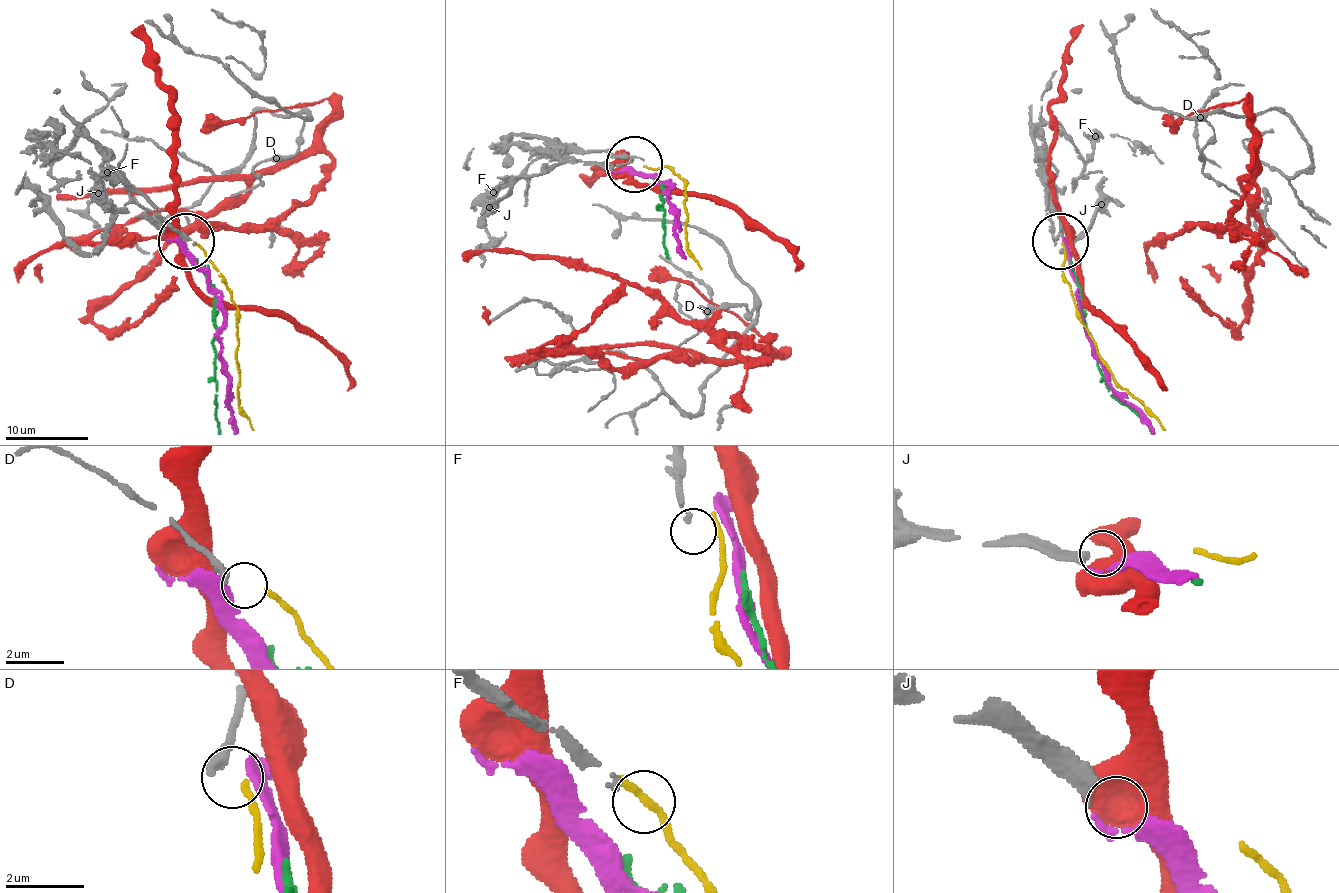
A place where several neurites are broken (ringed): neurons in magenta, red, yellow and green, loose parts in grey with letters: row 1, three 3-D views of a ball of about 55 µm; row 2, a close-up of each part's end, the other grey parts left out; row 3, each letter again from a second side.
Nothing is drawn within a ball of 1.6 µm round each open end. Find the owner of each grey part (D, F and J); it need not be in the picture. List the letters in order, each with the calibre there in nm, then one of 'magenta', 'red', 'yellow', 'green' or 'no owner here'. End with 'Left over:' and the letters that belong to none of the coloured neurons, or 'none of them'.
D: calibre 320 nm; yellow
F: calibre 120 nm; no owner here
J: calibre 360 nm; magenta
Left over: F

